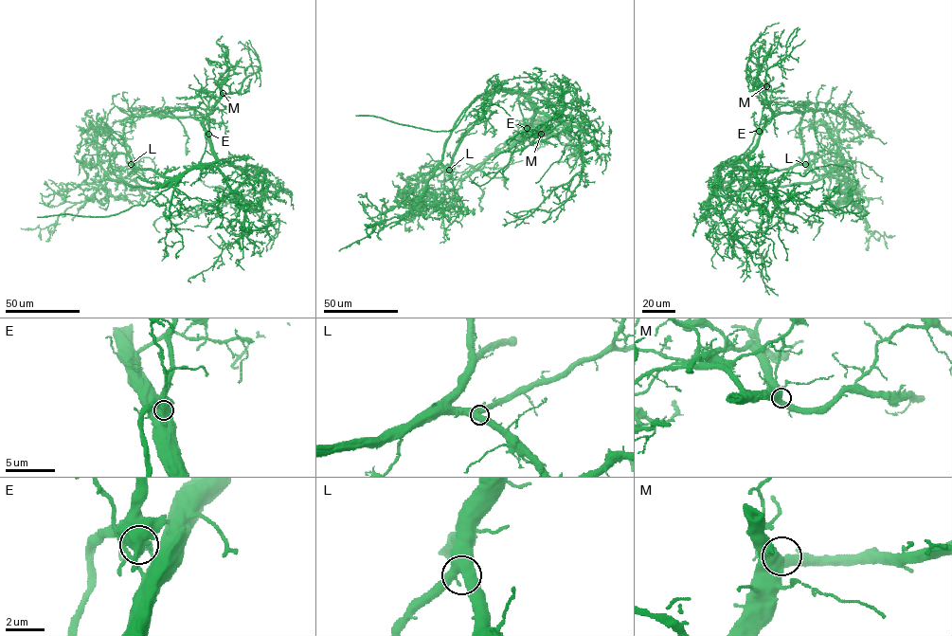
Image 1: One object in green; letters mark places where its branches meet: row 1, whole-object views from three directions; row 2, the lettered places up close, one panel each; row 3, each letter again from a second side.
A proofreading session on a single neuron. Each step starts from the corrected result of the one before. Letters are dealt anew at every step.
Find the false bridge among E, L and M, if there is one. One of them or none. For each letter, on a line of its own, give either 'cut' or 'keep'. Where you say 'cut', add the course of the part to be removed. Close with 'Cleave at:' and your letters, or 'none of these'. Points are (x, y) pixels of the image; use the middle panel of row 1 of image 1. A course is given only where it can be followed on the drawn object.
E: cut; foreign part runs (527, 128), (516, 90), (496, 90), (479, 94), (459, 123), (447, 131), (434, 131), (369, 116), (355, 116)
L: keep
M: keep
Cleave at: E

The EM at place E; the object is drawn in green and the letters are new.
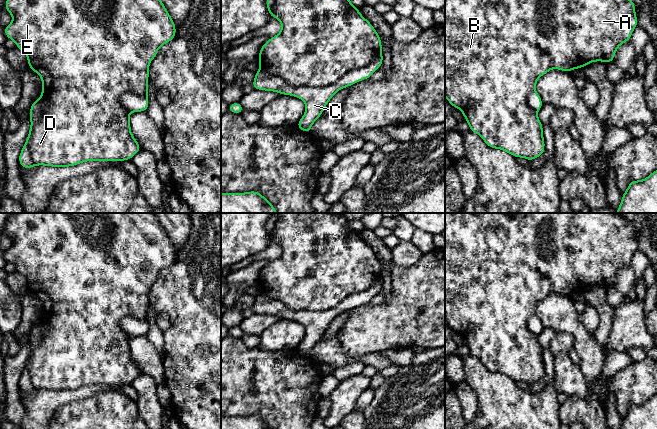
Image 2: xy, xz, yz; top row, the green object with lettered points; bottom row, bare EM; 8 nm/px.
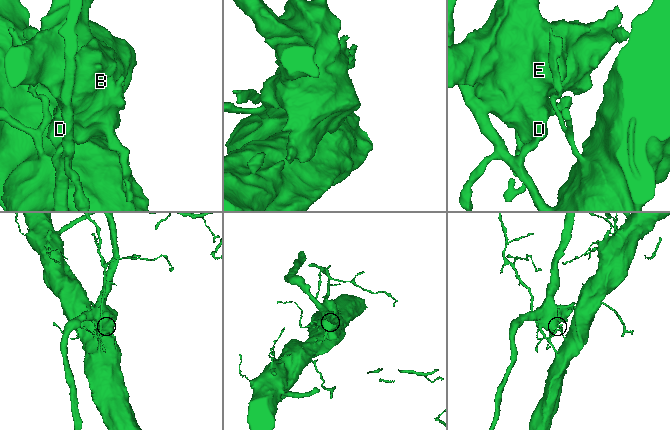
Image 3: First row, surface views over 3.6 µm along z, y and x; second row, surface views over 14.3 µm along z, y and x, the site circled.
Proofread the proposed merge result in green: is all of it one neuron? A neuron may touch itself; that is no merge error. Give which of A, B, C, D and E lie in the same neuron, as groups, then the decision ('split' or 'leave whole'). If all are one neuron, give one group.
groups A B D E / C; split

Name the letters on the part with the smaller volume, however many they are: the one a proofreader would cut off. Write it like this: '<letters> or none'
A, B, D, E

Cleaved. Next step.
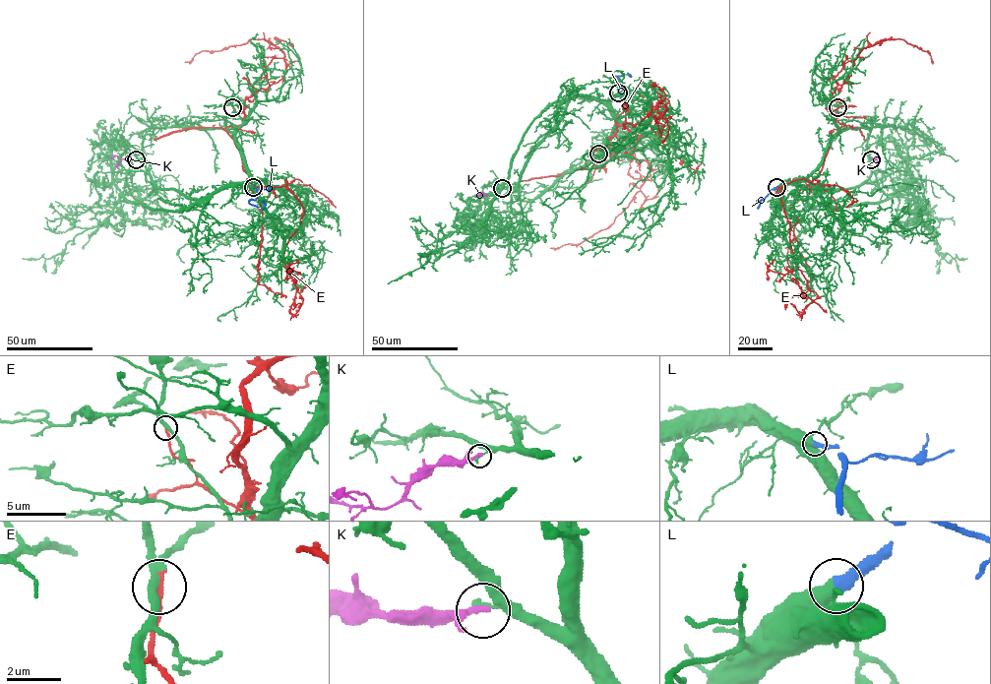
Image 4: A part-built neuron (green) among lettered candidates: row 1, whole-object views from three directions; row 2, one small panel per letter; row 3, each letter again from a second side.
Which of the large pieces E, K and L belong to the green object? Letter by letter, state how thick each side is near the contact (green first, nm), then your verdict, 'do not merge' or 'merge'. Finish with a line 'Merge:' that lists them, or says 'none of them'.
E: 320/240 nm | do not merge
K: 200/280 nm | do not merge
L: 420/480 nm | merge
Merge: L

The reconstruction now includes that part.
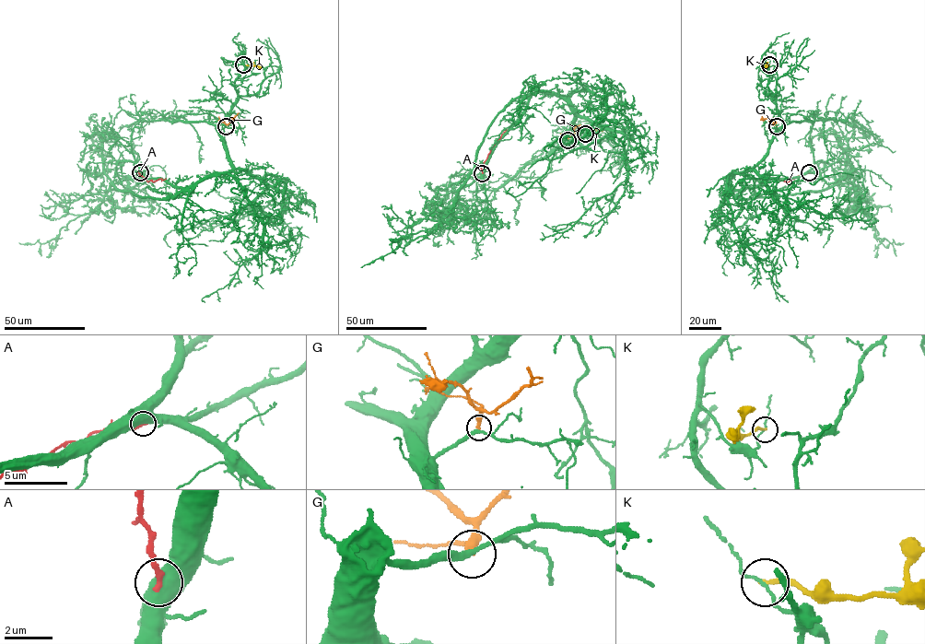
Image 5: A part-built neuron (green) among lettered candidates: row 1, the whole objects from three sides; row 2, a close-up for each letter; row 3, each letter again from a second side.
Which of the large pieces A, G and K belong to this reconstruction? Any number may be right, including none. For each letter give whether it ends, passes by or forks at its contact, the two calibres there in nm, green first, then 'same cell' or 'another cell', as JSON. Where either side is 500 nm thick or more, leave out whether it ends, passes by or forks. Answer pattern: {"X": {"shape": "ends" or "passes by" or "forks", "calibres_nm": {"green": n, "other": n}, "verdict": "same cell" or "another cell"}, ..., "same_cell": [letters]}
{"A": {"calibres_nm": {"green": 900, "other": 240}, "verdict": "another cell"}, "G": {"shape": "ends", "calibres_nm": {"green": 240, "other": 320}, "verdict": "same cell"}, "K": {"shape": "ends", "calibres_nm": {"green": 100, "other": 190}, "verdict": "another cell"}, "same_cell": ["G"]}

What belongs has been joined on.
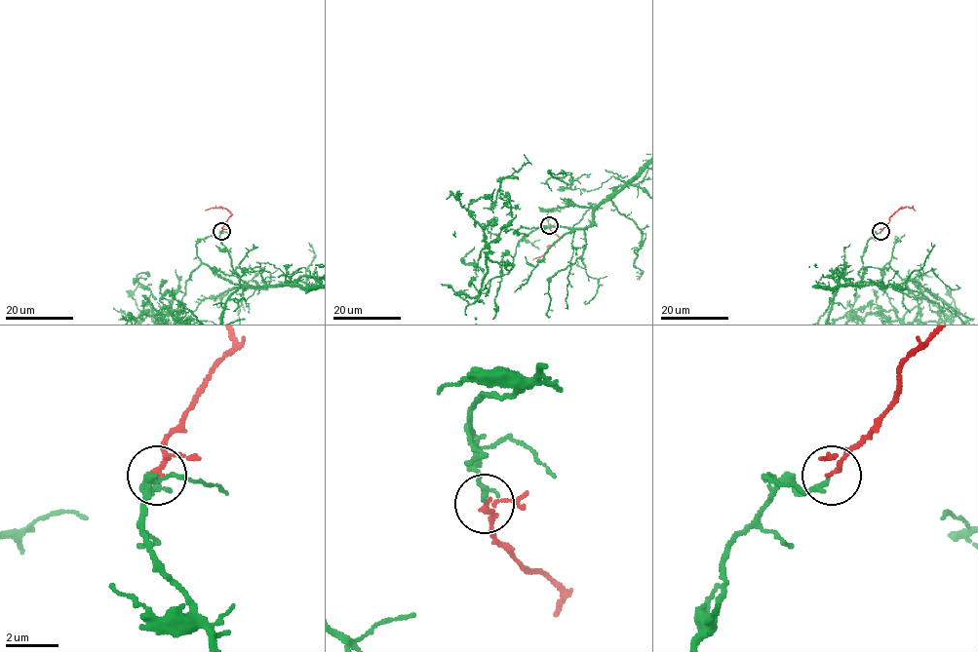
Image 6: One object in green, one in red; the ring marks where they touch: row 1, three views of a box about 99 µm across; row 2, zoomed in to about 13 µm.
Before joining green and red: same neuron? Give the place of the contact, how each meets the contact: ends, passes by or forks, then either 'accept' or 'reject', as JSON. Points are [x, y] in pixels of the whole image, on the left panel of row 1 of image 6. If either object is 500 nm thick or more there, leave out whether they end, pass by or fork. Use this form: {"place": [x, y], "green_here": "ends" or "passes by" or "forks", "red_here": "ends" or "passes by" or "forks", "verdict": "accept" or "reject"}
{"place": [221, 231], "green_here": "ends", "red_here": "passes by", "verdict": "accept"}

